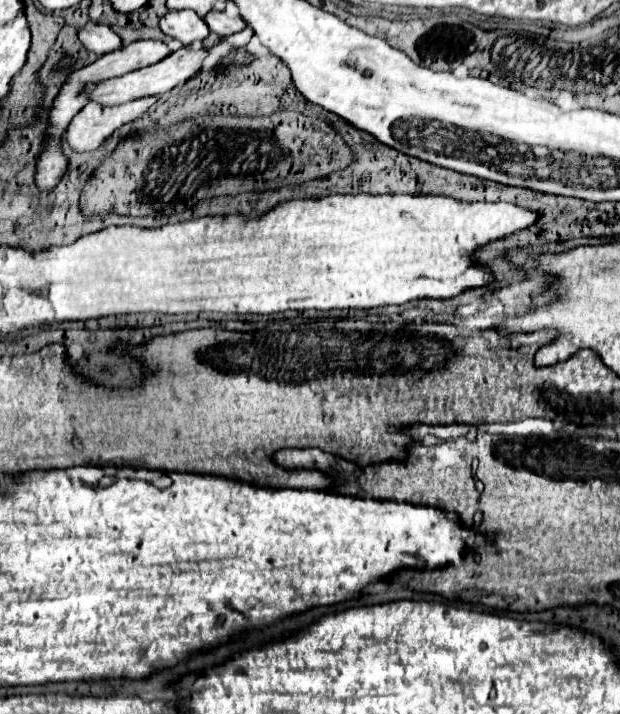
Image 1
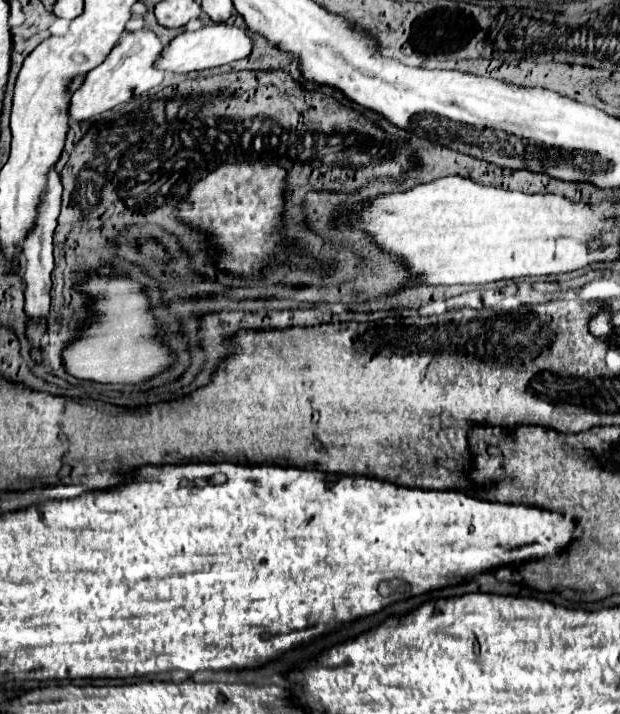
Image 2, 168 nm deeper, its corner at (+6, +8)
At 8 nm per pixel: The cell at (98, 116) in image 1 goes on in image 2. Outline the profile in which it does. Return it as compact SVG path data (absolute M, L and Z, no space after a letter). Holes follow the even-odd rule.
M150 30L130 32L108 54L108 58L86 76L86 86L82 86L78 92L74 92L72 104L70 104L70 118L74 122L88 120L106 110L112 110L120 102L128 102L130 98L156 88L164 78L164 72L158 72L152 68L152 64L160 52L162 52L162 44Z

